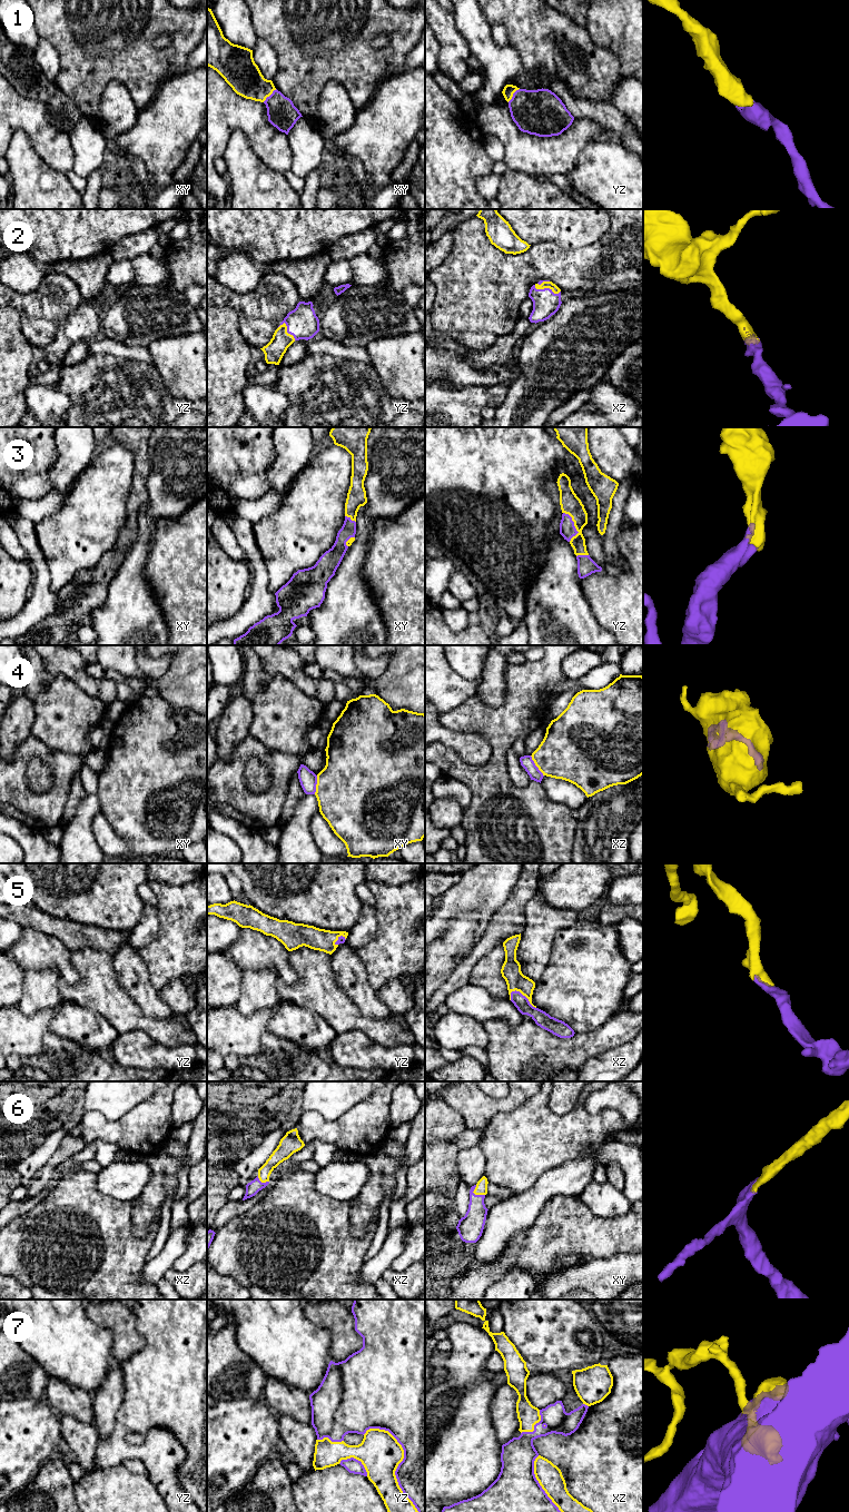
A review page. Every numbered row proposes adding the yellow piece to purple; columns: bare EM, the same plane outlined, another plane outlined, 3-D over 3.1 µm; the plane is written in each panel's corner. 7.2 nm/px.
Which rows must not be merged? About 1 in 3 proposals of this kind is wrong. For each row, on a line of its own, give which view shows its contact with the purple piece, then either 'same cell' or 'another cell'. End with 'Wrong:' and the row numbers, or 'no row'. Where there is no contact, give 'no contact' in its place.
1: contact in xy; same cell
2: contact in xz; same cell
3: contact in yz; same cell
4: contact in xz; another cell
5: contact in xz; same cell
6: contact in xy; same cell
7: contact in yz; same cell
Wrong: 4

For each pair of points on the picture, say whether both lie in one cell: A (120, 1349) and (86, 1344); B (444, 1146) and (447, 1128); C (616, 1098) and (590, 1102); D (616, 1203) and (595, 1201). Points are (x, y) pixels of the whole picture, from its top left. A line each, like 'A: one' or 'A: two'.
A: two
B: one
C: one
D: one

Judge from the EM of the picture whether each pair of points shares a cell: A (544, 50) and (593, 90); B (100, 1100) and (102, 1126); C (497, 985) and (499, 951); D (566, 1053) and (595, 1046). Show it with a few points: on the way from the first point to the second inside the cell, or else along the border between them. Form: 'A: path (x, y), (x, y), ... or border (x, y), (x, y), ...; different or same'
A: path (556, 56), (581, 78); same
B: border (127, 1112), (115, 1120), (86, 1113); different
C: path (495, 977), (495, 959); same
D: path (573, 1053), (581, 1047), (589, 1046); same

